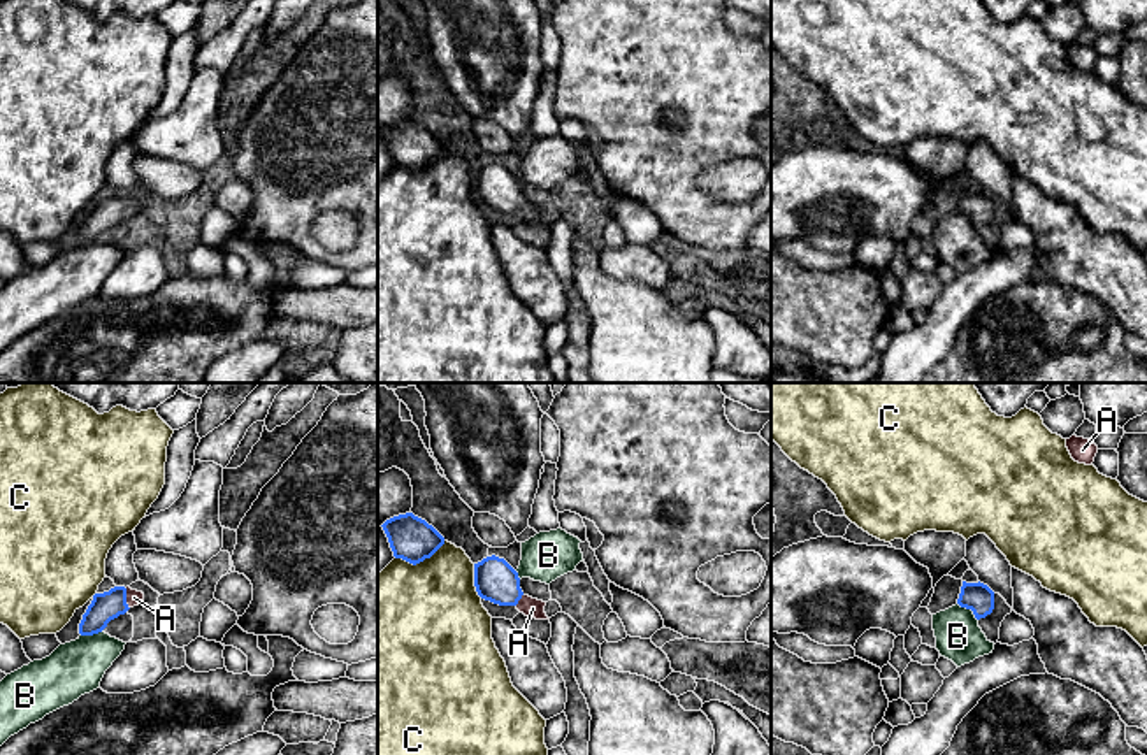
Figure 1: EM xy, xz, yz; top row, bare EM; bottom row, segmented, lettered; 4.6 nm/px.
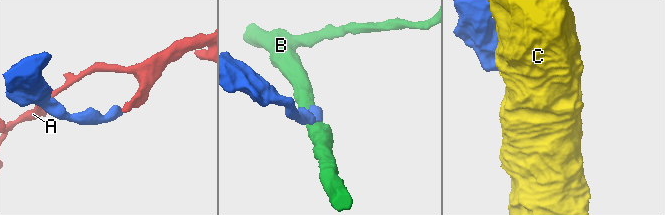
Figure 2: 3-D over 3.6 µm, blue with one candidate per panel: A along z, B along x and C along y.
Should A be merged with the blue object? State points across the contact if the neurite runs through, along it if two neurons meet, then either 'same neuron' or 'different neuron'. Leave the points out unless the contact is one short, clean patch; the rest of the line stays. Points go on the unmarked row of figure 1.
way xy (106, 213), (125, 206), (134, 204); same neuron

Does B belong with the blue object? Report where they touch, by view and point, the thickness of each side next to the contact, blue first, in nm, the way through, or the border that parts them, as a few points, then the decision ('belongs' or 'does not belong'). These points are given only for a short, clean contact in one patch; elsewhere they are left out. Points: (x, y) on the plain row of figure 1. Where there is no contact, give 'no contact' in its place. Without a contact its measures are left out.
yz (970, 215) | 140/200 nm | along yz (958, 209), (968, 215), (977, 227) | does not belong

